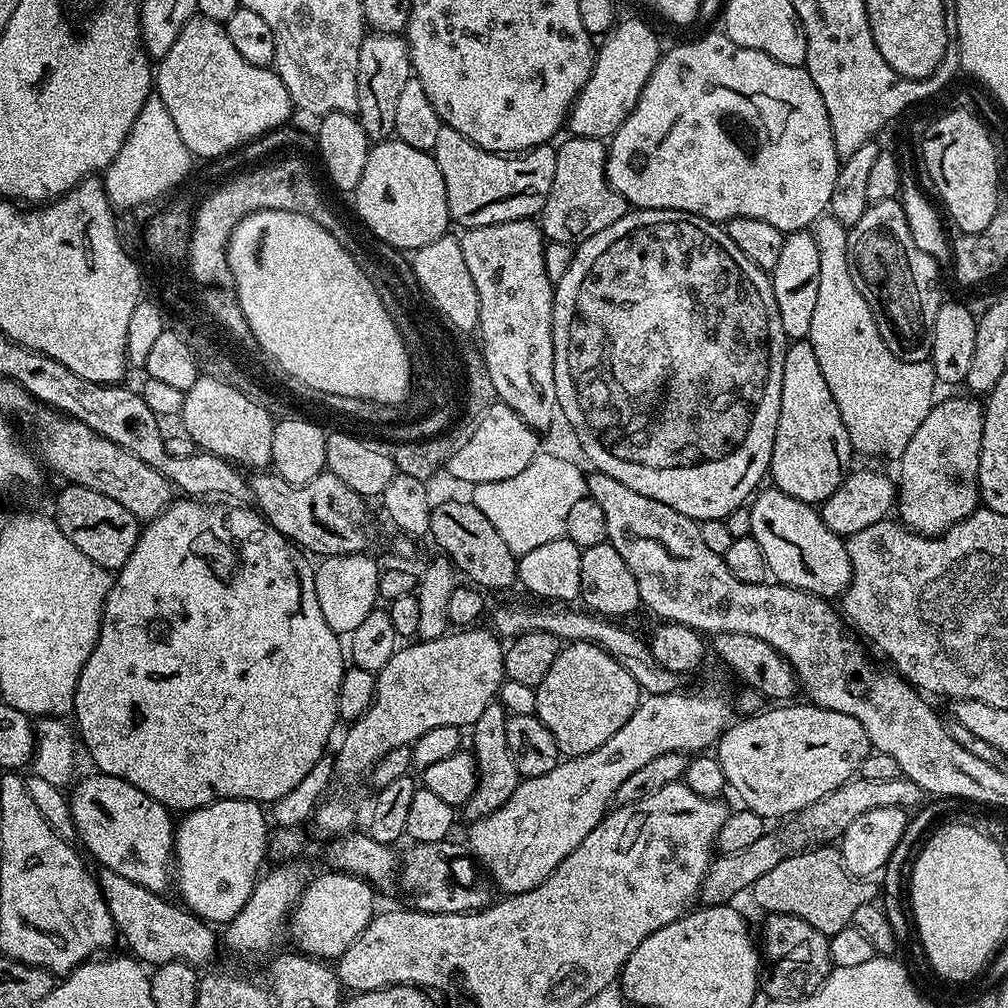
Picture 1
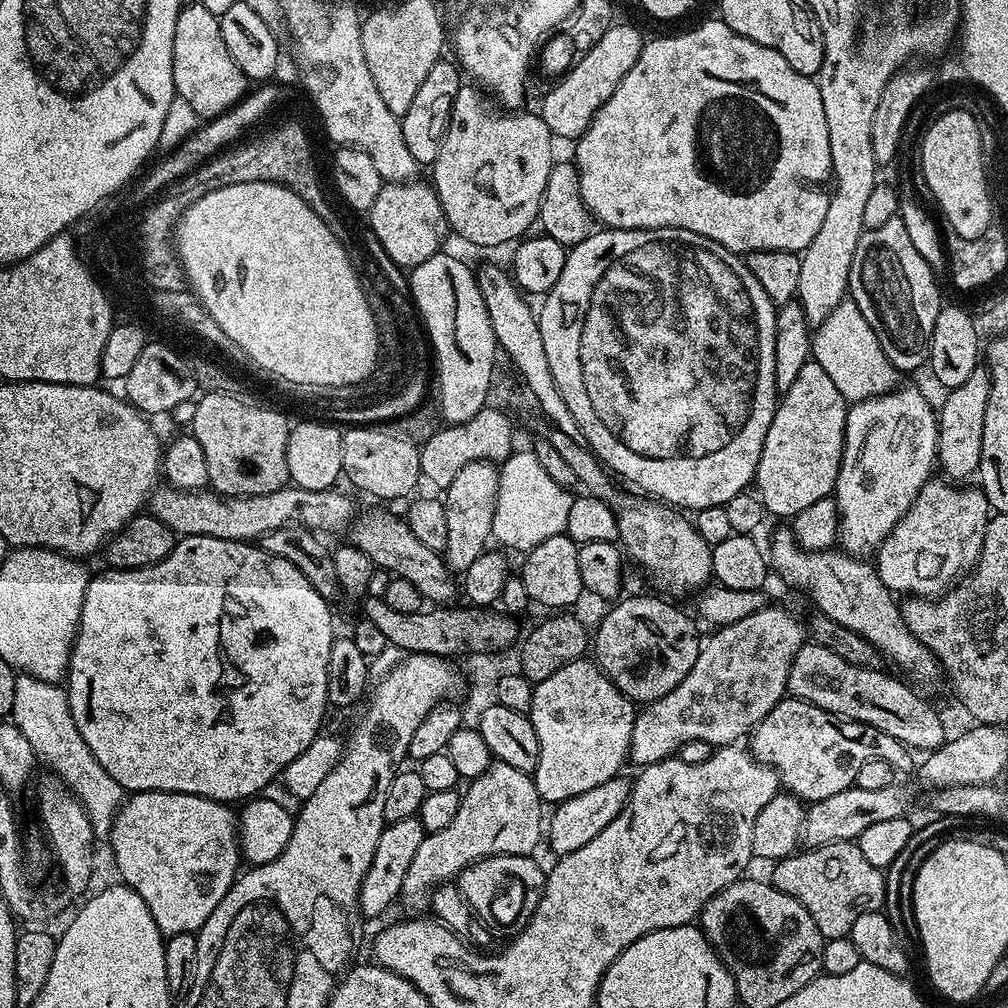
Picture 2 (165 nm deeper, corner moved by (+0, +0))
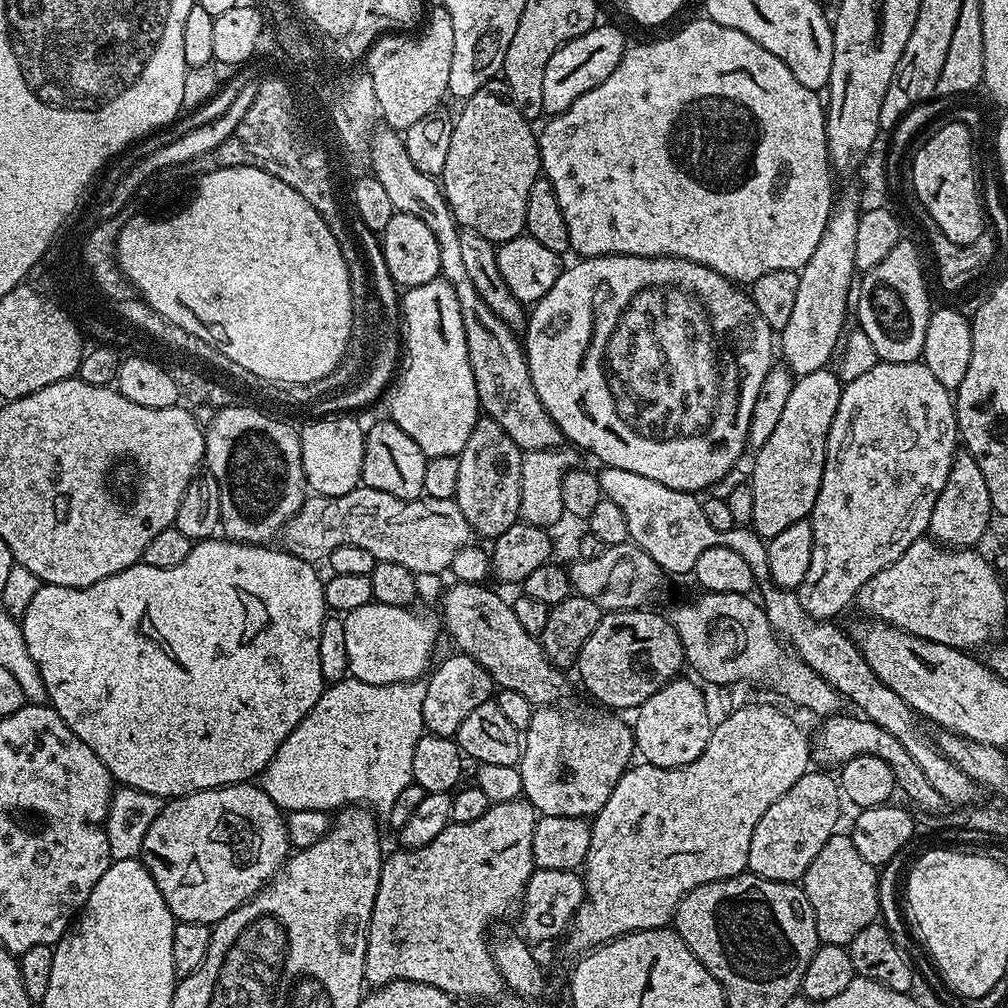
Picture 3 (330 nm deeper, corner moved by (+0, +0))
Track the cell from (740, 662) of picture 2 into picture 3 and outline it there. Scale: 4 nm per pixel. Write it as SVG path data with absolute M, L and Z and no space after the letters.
M920 360L914 362L877 362L873 368L866 370L866 374L847 381L841 387L838 410L834 414L834 422L830 426L826 459L822 470L822 482L818 490L818 498L812 507L811 522L814 530L814 554L810 554L810 570L806 570L806 578L802 578L798 595L802 606L818 621L831 621L849 603L855 601L856 596L878 574L878 570L886 570L911 544L921 539L928 532L930 514L934 514L934 502L938 502L938 494L942 494L942 486L946 486L946 478L950 478L950 466L954 462L958 451L958 429L956 426L956 405L953 393Z

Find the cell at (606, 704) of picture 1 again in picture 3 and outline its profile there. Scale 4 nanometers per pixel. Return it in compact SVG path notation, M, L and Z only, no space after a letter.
M540 706L536 708L534 718L530 722L528 731L522 736L522 751L520 754L520 777L522 778L523 799L529 804L533 804L540 816L583 816L585 818L595 817L597 812L602 810L602 806L606 806L606 798L610 798L610 794L614 794L614 786L618 786L618 782L622 778L622 774L627 772L633 763L634 757L634 732L624 720L619 720L619 715L613 714L611 711L601 711L601 716L579 716L576 712L563 712L560 706Z

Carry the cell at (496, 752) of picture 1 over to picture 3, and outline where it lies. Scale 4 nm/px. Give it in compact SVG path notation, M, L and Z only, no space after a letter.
M523 798L493 804L482 818L469 824L450 823L426 846L399 850L389 860L387 857L380 866L378 894L370 914L365 981L372 986L395 980L422 982L465 1001L475 996L499 997L506 987L490 942L488 946L488 927L524 899L524 888L536 862L532 851L537 819L536 808Z

